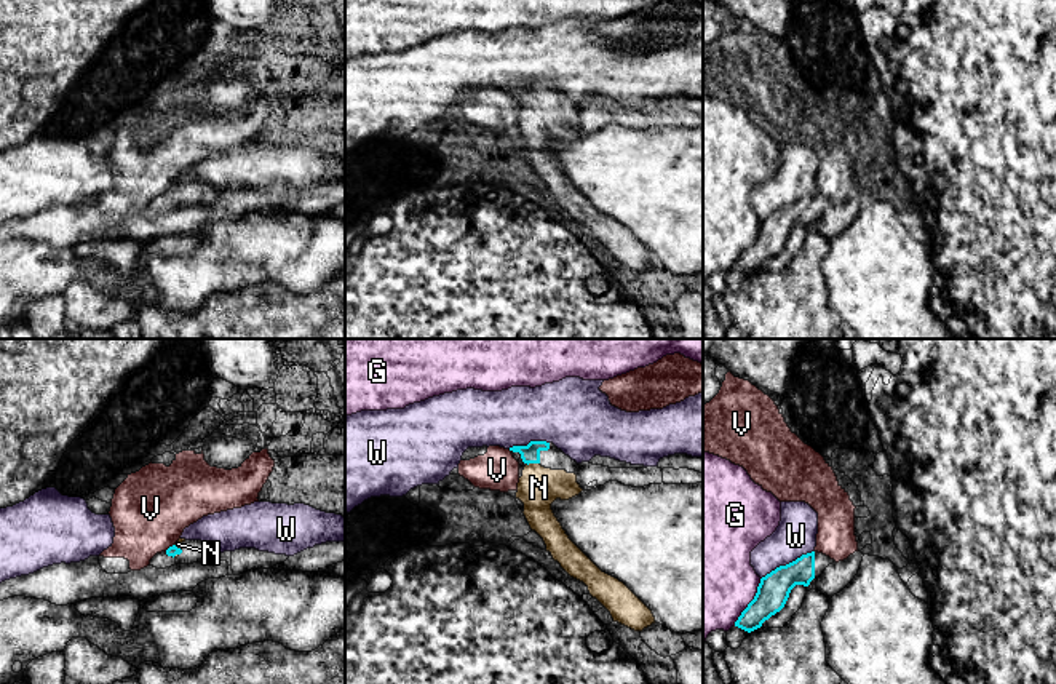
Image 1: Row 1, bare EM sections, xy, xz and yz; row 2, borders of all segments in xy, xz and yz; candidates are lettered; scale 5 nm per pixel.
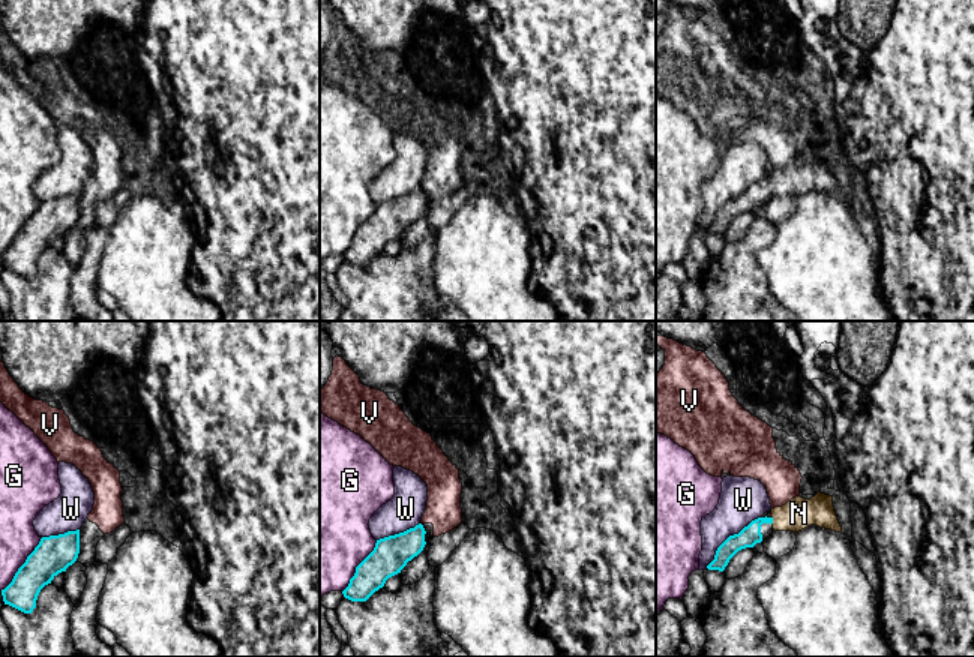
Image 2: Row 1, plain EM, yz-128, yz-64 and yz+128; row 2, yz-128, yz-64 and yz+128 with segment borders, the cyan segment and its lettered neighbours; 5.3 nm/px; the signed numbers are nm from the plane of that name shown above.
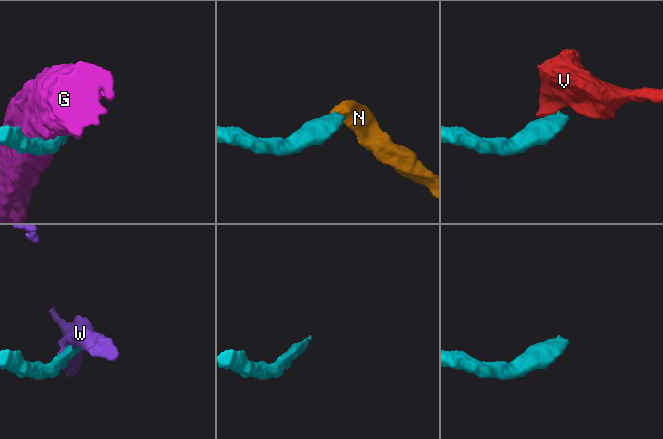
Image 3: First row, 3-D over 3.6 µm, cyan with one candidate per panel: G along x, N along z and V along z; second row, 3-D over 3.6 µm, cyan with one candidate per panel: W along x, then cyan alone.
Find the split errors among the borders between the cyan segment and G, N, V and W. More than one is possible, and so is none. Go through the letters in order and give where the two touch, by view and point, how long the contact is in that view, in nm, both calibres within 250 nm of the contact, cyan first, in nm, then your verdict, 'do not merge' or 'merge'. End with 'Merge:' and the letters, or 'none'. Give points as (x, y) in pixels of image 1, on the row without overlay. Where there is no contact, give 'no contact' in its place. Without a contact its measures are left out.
G: yz (750, 245) | 280 nm | 160/480 nm | do not merge
N: xz (532, 104) | 70 nm | 100/200 nm | merge
V: xy (170, 189) | 60 nm | 50/400 nm | do not merge
W: yz (786, 206) | 300 nm | 160/200 nm | do not merge
Merge: N

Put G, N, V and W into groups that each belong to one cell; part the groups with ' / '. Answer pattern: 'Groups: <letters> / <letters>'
Groups: G / N / V / W

